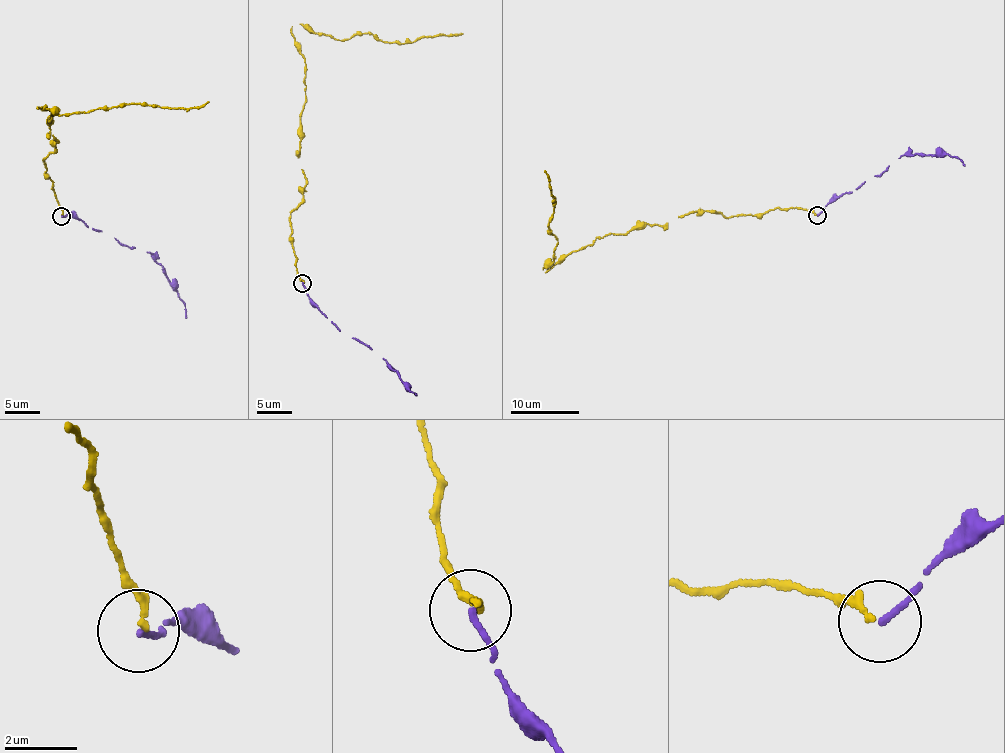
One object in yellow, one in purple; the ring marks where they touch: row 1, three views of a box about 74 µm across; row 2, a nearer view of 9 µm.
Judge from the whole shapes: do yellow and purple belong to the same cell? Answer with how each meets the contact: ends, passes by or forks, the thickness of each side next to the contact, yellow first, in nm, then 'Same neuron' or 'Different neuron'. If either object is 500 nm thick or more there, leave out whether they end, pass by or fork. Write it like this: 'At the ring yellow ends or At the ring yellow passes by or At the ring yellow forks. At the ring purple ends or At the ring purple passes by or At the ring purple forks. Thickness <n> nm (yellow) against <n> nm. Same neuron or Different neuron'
At the ring yellow ends. At the ring purple ends. Thickness 180 nm (yellow) against 160 nm. Same neuron

